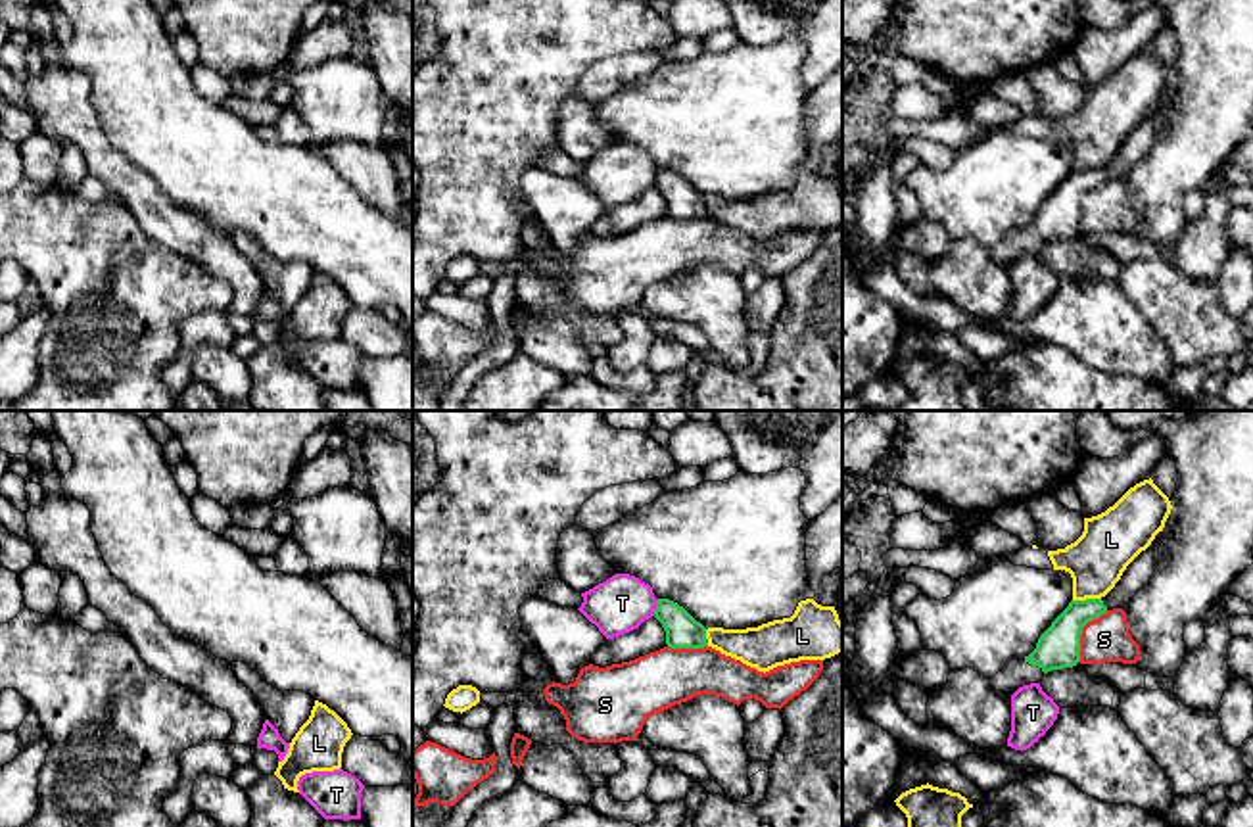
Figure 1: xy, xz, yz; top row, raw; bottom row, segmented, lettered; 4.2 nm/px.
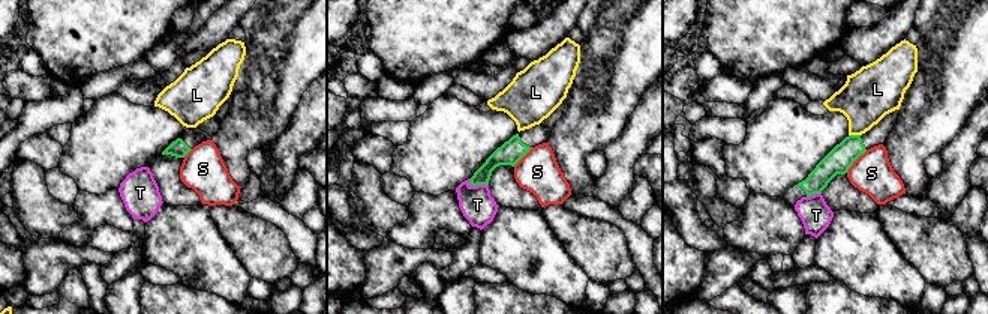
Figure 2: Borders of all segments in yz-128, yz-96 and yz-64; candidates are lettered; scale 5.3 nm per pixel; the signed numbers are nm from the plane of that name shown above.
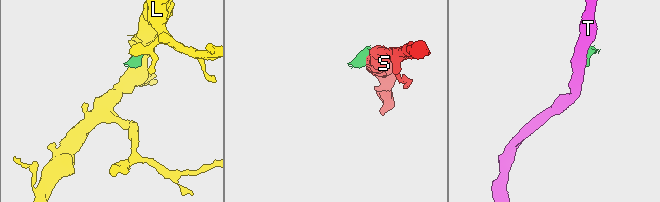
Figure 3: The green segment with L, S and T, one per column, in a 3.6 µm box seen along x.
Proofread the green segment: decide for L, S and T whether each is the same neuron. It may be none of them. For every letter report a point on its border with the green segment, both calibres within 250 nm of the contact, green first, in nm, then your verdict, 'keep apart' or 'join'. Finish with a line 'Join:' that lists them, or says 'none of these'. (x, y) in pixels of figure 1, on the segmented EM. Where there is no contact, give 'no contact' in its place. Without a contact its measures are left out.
L: yz (1087, 599) | 180/240 nm | keep apart
S: yz (1081, 632) | 180/190 nm | keep apart
T: xz (657, 607) | 140/240 nm | keep apart
Join: none of these

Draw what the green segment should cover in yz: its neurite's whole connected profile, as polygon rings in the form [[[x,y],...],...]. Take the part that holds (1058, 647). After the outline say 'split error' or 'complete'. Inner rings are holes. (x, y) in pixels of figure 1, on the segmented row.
[[[1163,532],[1123,572],[1115,587],[1101,599],[1071,601],[1069,606],[1040,635],[1036,649],[1023,660],[1011,660],[990,685],[1013,695],[1019,687],[1040,683],[1052,670],[1073,668],[1080,662],[1082,627],[1113,608],[1126,608],[1130,599],[1149,583],[1161,547]]]; split error

